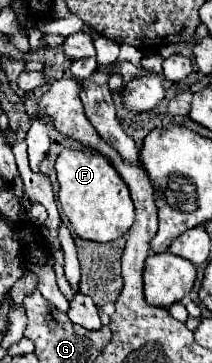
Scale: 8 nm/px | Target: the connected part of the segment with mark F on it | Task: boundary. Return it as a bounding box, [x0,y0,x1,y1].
[55,149,135,243]

